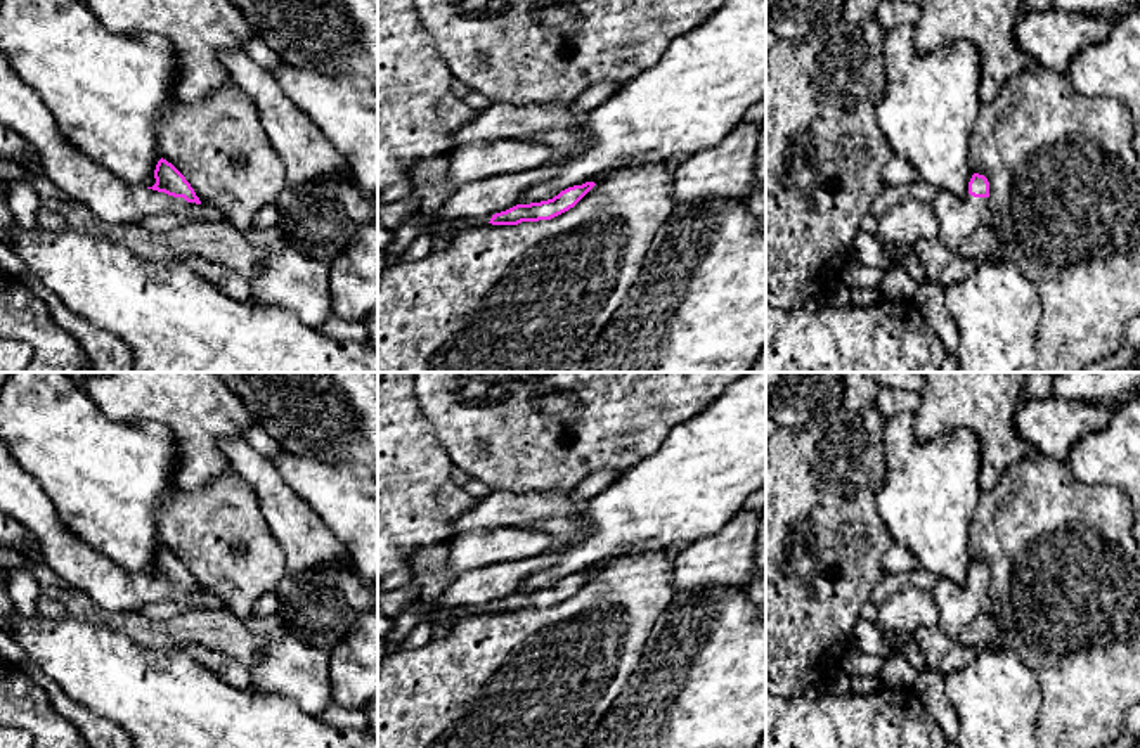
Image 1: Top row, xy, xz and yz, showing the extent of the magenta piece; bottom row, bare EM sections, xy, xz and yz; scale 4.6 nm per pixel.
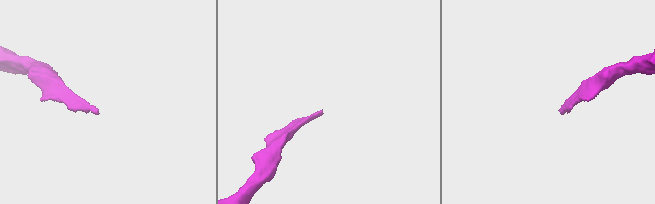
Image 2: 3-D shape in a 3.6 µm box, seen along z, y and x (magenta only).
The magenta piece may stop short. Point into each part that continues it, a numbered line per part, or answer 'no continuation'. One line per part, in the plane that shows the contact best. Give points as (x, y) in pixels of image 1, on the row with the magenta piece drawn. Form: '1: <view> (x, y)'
1: xy (82, 179)

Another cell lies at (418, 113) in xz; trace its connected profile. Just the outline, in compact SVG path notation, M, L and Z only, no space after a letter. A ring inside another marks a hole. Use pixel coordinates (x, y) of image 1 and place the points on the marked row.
M378 0L378 196L383 203L404 199L411 190L409 168L426 158L449 156L457 147L452 133L478 114L452 94L452 80L431 33L418 17L414 0Z

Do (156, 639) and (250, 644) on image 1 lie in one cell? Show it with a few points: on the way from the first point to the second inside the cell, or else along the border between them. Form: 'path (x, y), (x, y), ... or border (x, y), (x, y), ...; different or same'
path (179, 632), (227, 634); same

